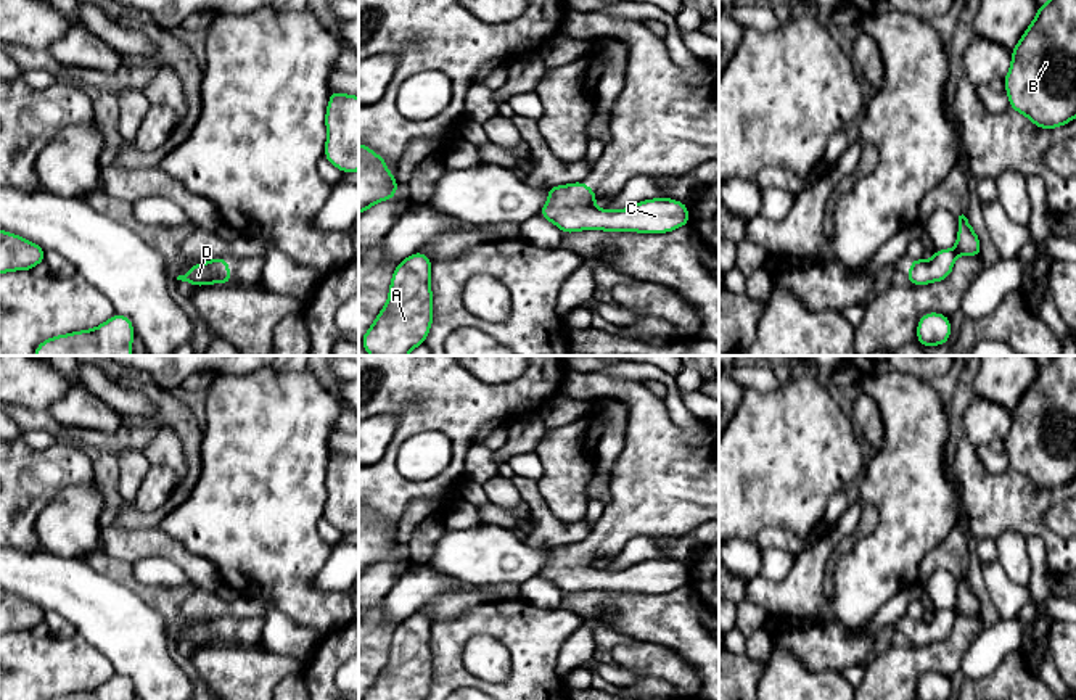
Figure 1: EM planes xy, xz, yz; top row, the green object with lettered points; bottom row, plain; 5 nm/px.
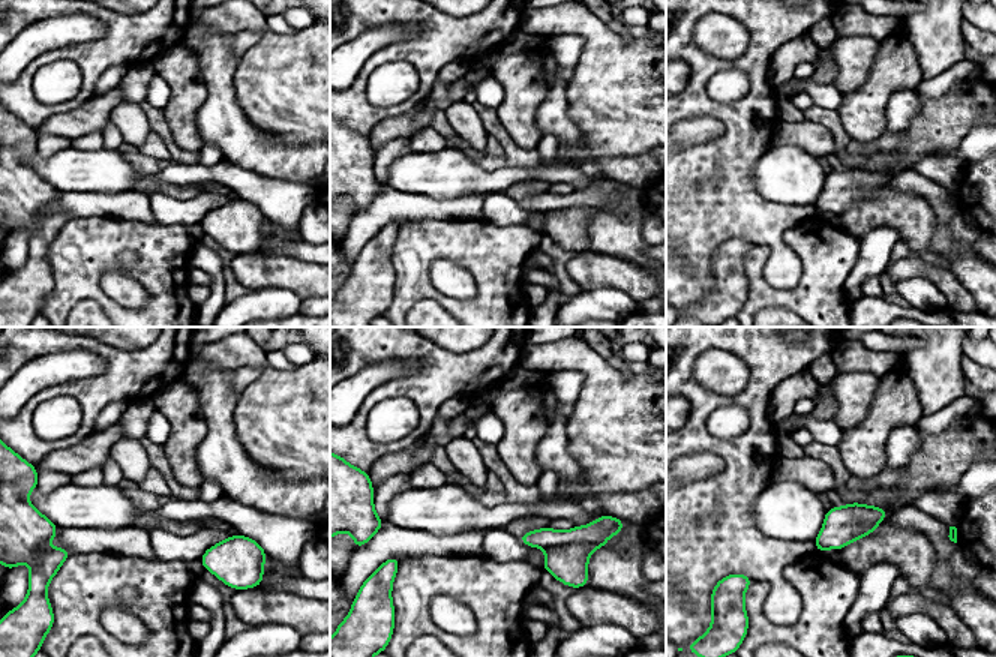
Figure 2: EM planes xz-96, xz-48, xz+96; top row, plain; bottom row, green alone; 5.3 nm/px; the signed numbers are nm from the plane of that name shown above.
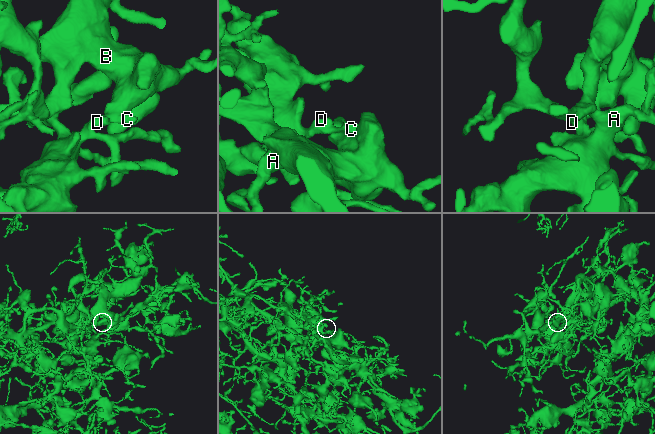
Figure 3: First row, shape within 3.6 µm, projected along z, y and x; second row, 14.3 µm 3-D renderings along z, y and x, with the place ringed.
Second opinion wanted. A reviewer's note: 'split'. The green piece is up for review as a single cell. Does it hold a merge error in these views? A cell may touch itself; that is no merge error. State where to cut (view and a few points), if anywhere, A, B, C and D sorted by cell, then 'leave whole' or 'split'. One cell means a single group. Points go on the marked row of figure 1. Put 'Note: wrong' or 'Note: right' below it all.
cut none; groups A B C D; leave whole
Note: wrong

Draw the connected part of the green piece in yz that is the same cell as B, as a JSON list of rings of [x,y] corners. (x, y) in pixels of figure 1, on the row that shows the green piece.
[[[1049,0],[1012,51],[1012,68],[1004,77],[1008,105],[1039,129],[1055,129],[1076,117],[1076,0]]]

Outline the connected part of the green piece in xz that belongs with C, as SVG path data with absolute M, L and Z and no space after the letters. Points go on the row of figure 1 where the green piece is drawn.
M584 182L548 187L547 203L540 209L539 216L553 222L563 233L579 230L667 233L690 224L687 204L671 198L640 201L621 211L595 208L593 201L597 198L598 195L595 195L593 190Z

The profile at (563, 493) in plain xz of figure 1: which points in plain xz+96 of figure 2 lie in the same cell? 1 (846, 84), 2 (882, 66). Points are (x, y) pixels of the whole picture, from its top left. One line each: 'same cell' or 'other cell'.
1: other cell
2: same cell

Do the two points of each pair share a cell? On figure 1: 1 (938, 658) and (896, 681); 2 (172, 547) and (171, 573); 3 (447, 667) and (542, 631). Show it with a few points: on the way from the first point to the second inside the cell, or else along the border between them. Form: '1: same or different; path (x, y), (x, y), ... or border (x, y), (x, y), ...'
1: same; path (928, 658), (915, 662), (906, 671)
2: different; border (134, 562), (143, 557), (164, 555), (190, 581)
3: same; path (457, 639), (470, 626), (515, 626)

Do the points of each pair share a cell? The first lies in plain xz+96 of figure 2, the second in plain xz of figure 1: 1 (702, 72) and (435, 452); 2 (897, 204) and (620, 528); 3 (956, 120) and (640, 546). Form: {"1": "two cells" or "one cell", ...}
{"1": "two cells", "2": "two cells", "3": "two cells"}

